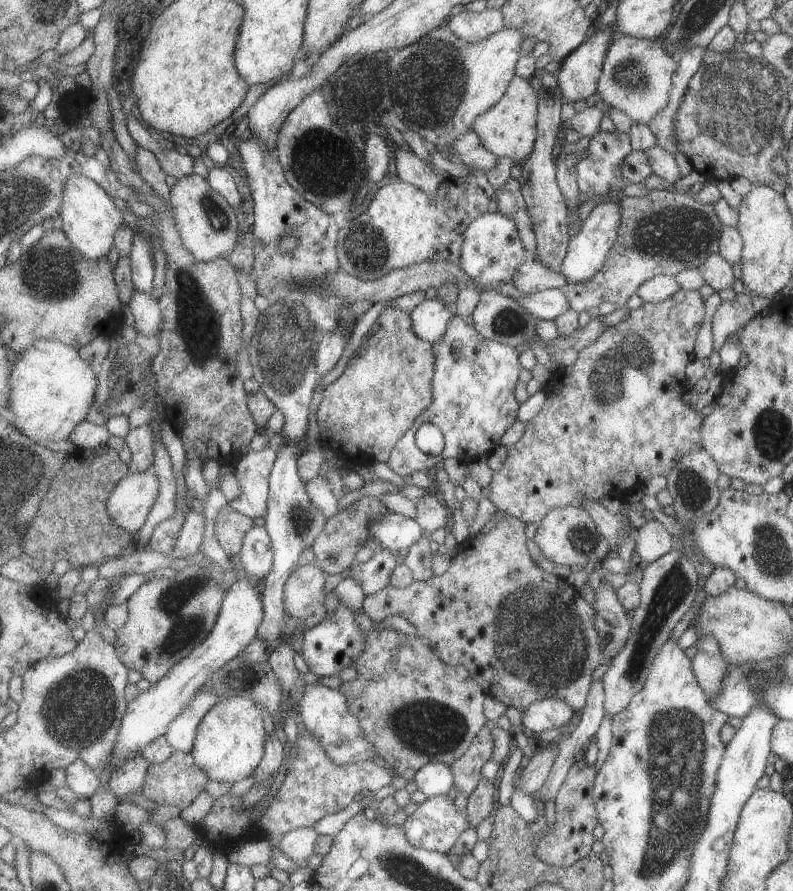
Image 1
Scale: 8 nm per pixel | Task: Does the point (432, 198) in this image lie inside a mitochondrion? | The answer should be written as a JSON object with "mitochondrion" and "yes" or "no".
{"mitochondrion":"no"}

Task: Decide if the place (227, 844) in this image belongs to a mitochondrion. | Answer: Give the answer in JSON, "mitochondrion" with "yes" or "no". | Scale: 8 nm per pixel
{"mitochondrion":"no"}

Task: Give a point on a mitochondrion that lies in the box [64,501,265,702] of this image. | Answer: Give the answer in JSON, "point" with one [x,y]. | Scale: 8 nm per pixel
{"point":[184,626]}

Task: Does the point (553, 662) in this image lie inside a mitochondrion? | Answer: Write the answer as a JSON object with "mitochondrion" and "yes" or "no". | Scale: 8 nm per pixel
{"mitochondrion":"yes"}

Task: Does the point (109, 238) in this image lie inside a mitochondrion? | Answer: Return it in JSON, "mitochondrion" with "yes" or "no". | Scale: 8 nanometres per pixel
{"mitochondrion":"no"}

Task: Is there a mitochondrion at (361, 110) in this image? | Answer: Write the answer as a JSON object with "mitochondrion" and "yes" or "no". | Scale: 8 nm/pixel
{"mitochondrion":"no"}

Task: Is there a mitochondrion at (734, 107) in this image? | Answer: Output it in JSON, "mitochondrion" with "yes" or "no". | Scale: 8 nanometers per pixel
{"mitochondrion":"yes"}

